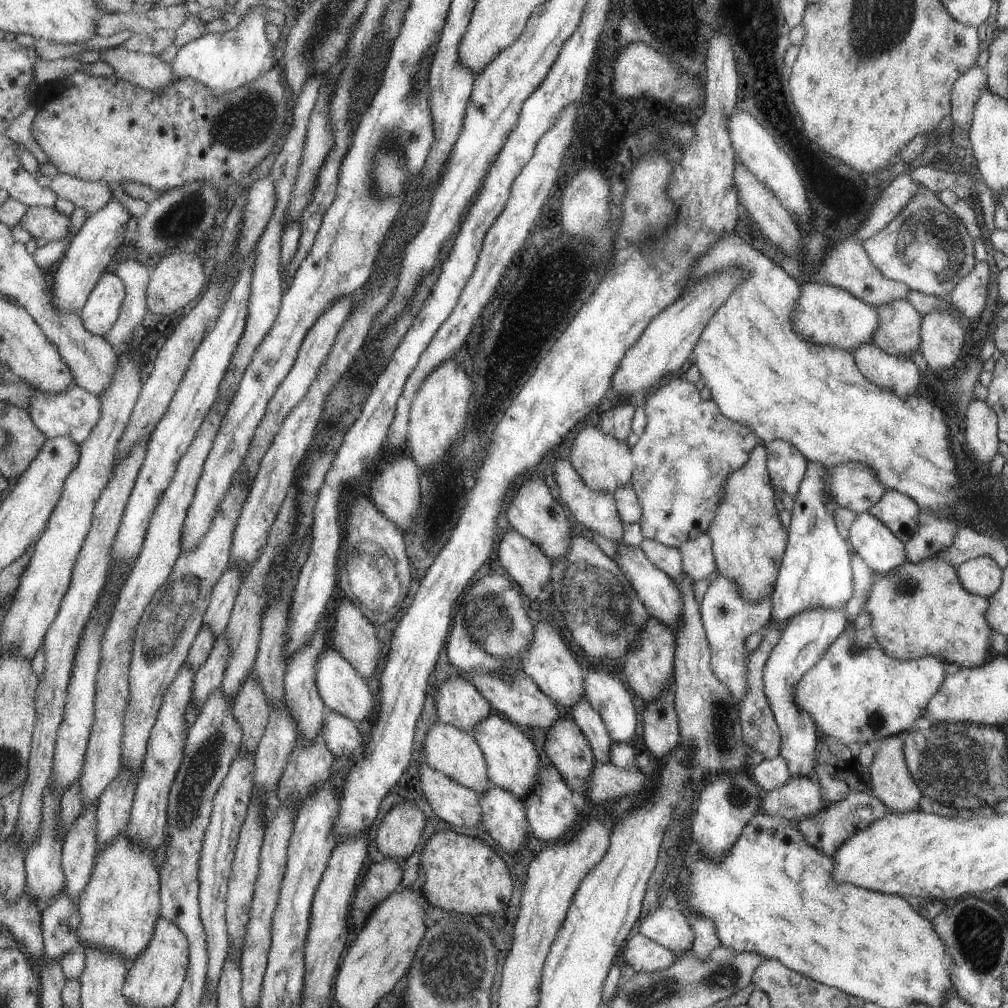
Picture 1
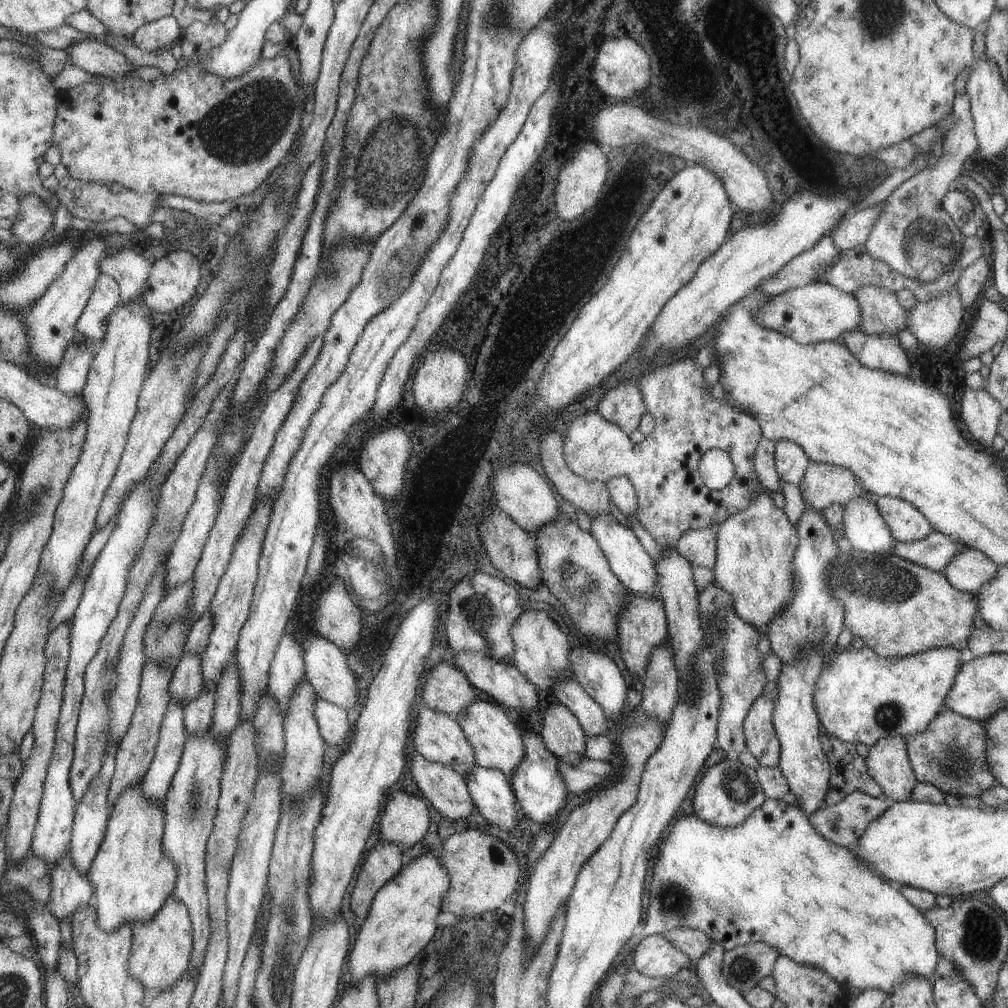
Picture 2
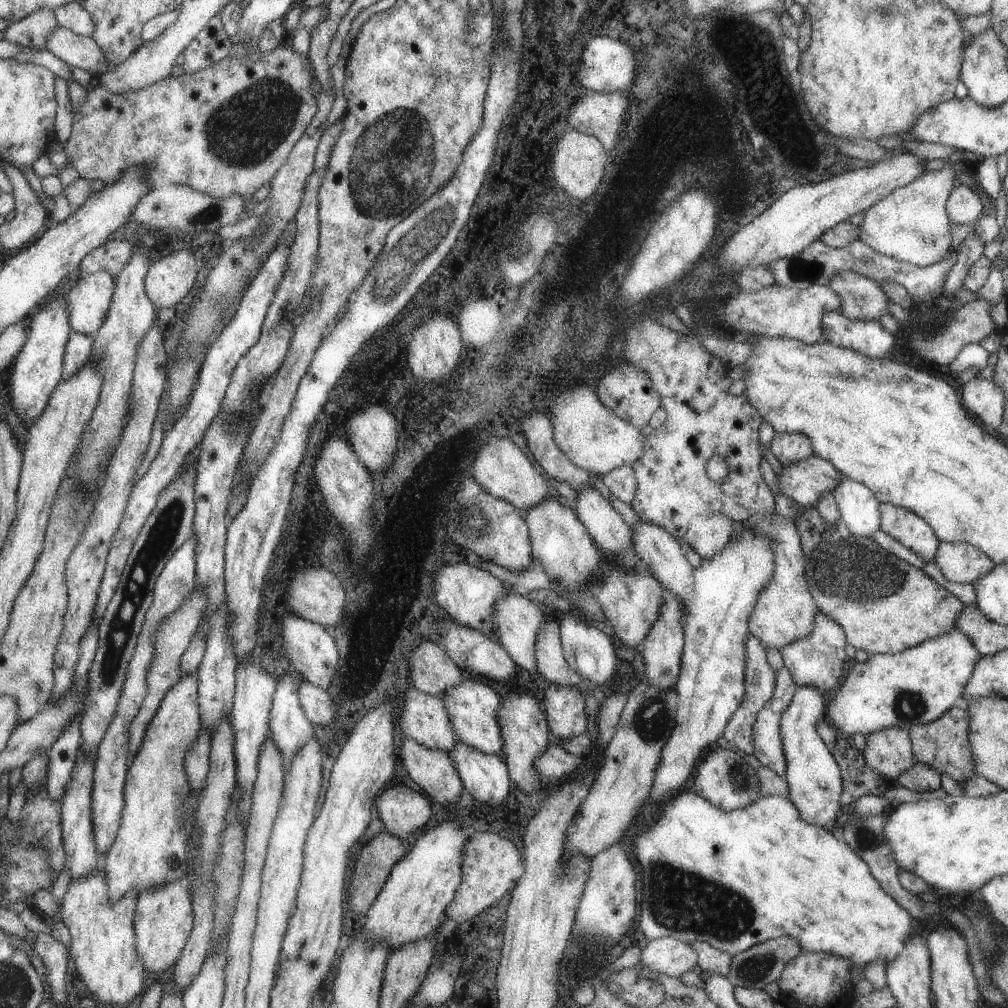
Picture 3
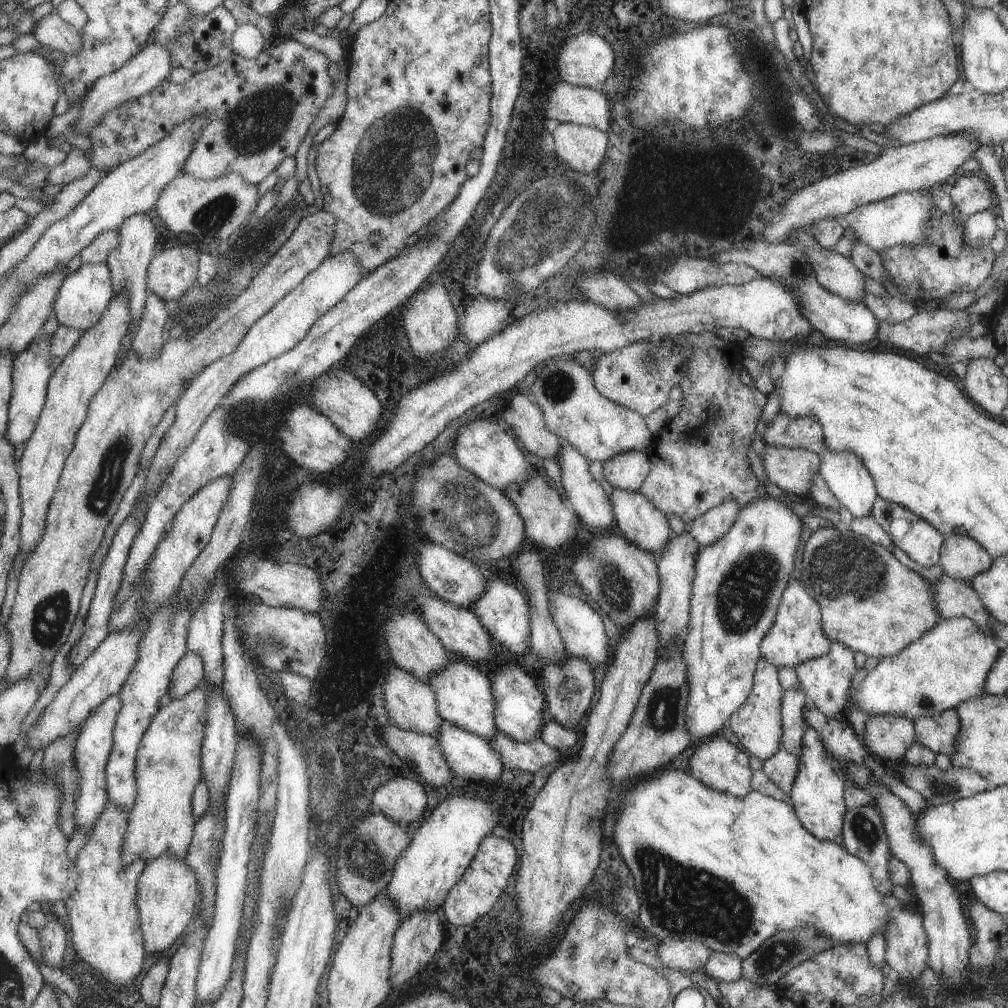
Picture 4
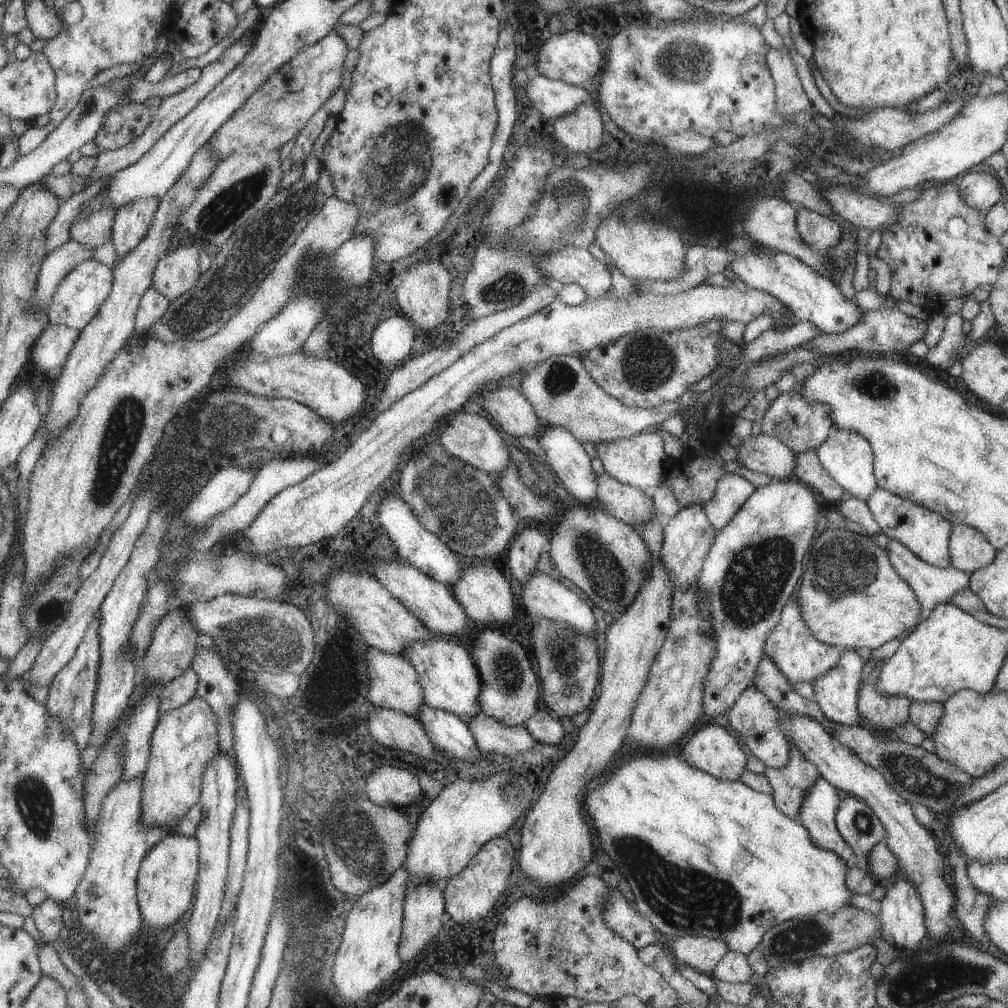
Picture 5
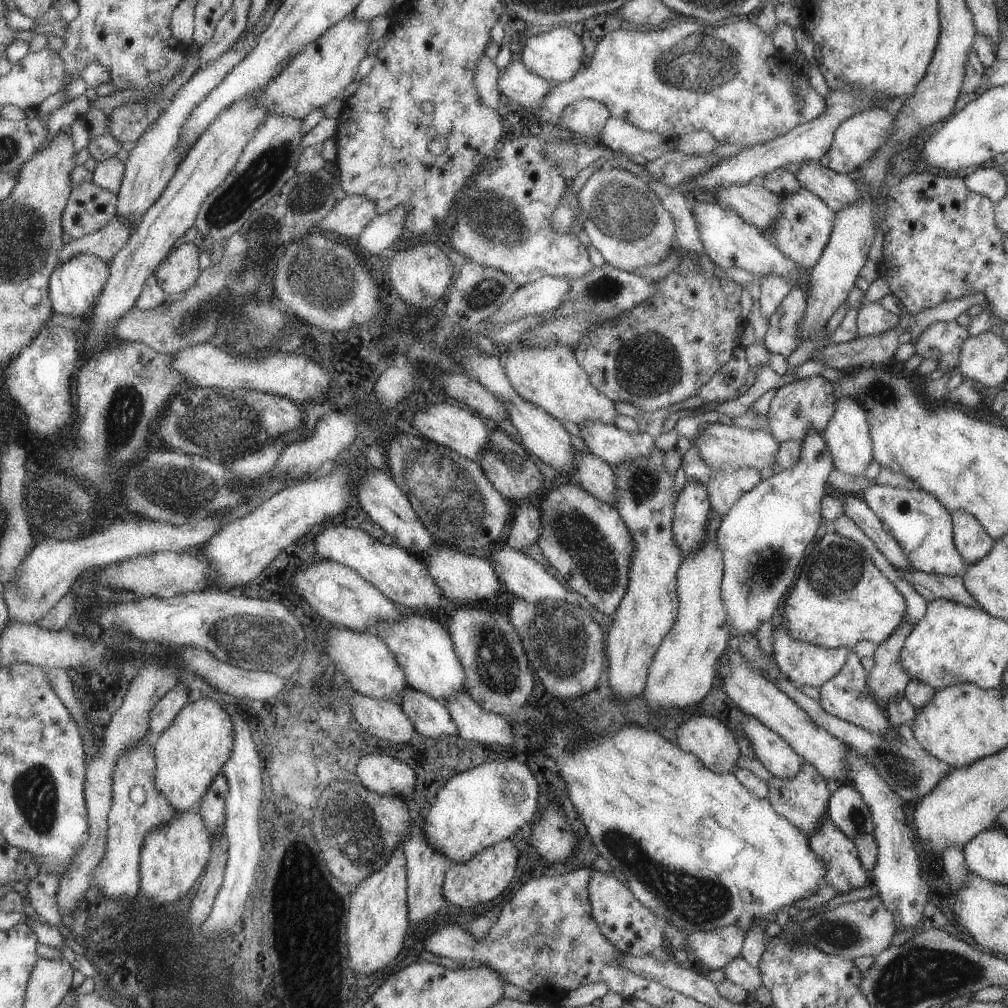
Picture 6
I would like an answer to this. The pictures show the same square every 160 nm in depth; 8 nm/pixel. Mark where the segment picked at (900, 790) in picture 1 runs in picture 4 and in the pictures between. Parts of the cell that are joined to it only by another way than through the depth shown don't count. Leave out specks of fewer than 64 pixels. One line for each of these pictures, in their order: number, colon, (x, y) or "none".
2: (887, 762)
3: (888, 752)
4: (886, 736)

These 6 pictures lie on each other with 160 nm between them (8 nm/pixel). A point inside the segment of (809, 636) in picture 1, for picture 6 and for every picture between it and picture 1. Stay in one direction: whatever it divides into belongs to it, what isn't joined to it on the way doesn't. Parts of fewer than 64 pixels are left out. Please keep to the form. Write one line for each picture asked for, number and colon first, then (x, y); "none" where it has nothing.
2: (803, 763)
3: (813, 778)
4: (817, 793)
5: (817, 812)
6: (836, 850)

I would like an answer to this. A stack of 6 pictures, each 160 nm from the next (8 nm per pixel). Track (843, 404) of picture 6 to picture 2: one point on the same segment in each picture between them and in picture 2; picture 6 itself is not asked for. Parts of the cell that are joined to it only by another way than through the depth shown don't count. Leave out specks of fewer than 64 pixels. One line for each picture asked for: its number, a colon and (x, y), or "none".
2: (866, 531)
3: (858, 508)
4: (847, 478)
5: (847, 458)

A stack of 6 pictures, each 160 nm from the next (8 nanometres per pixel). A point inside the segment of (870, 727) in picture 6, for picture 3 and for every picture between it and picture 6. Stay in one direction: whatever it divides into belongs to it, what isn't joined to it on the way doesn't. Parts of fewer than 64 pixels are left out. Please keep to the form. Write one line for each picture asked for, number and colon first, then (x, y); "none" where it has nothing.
3: (816, 661)
4: (824, 681)
5: (835, 692)

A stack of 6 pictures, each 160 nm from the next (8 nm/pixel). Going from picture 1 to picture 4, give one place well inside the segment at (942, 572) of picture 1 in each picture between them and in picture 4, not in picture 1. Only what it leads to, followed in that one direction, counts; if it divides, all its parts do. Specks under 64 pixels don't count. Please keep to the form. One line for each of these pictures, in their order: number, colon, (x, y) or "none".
2: (897, 608)
3: (884, 605)
4: (870, 602)

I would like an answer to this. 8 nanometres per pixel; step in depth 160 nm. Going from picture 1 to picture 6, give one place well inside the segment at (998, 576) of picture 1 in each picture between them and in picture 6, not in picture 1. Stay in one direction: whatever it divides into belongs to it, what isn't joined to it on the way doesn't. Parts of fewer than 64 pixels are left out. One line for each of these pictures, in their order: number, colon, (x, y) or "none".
2: (968, 569)
3: (960, 562)
4: (961, 558)
5: (969, 550)
6: (970, 538)

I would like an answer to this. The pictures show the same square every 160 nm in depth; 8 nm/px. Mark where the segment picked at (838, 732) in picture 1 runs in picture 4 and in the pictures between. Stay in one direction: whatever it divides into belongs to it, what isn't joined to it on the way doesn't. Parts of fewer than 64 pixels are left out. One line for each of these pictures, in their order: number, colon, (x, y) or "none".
2: (860, 696)
3: (917, 685)
4: (947, 665)

